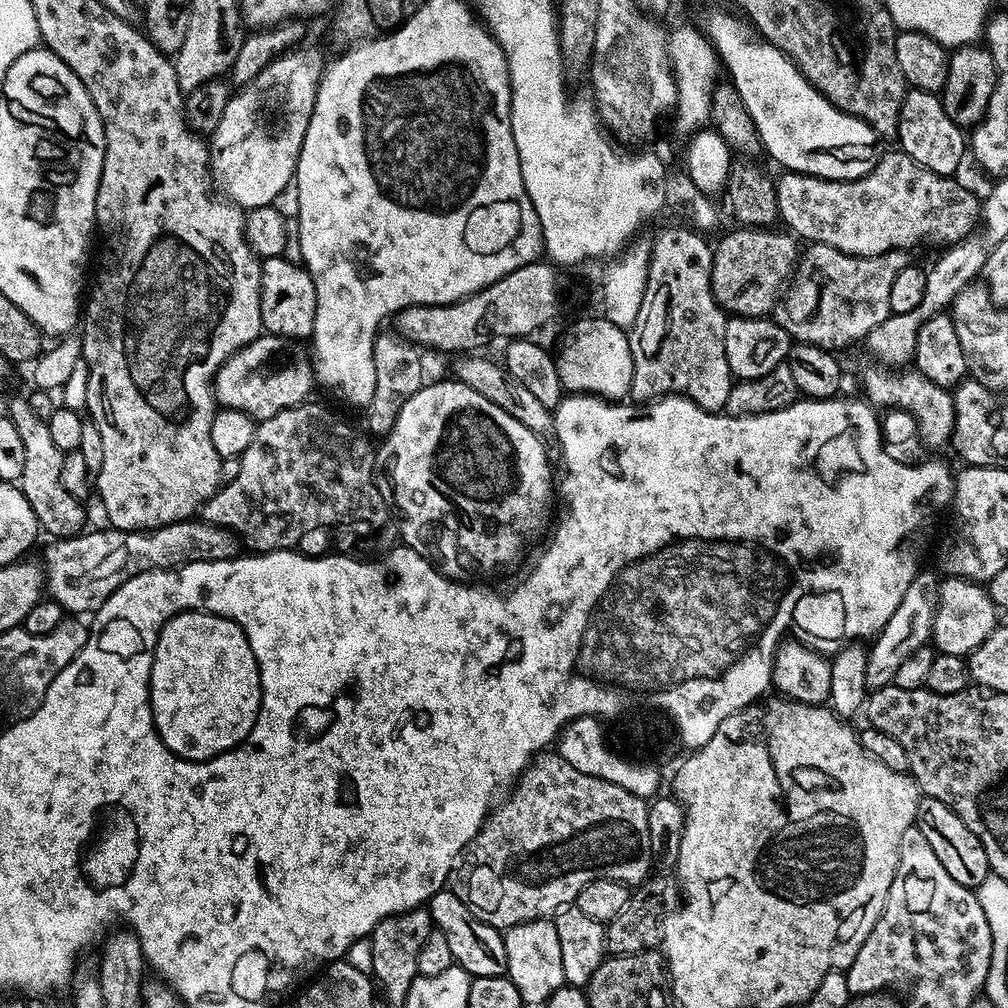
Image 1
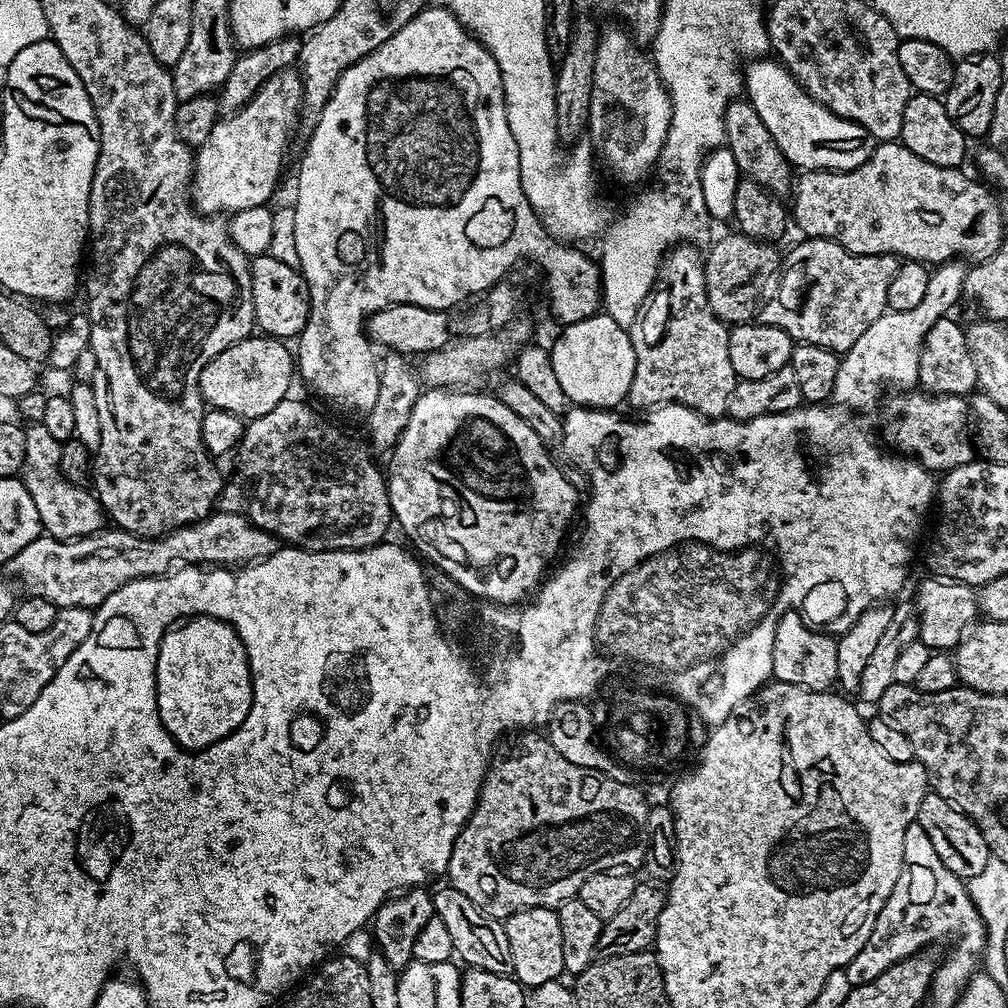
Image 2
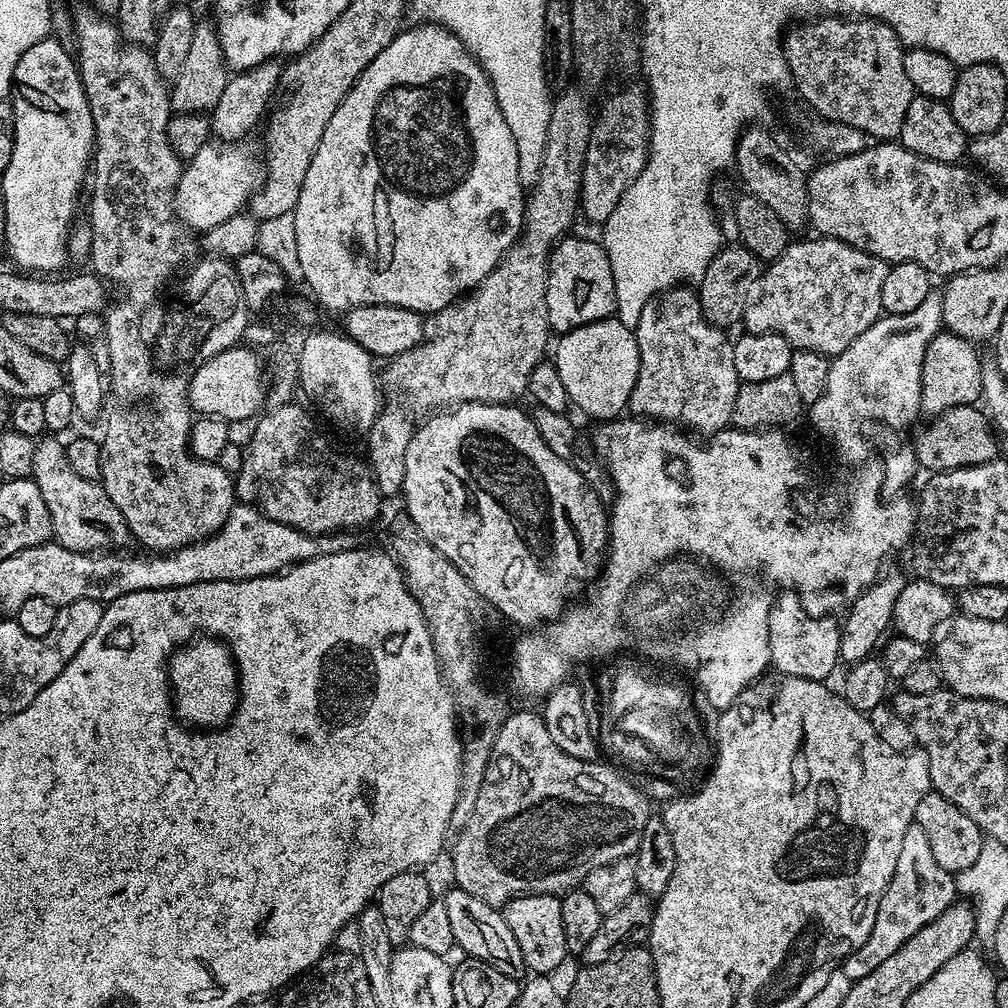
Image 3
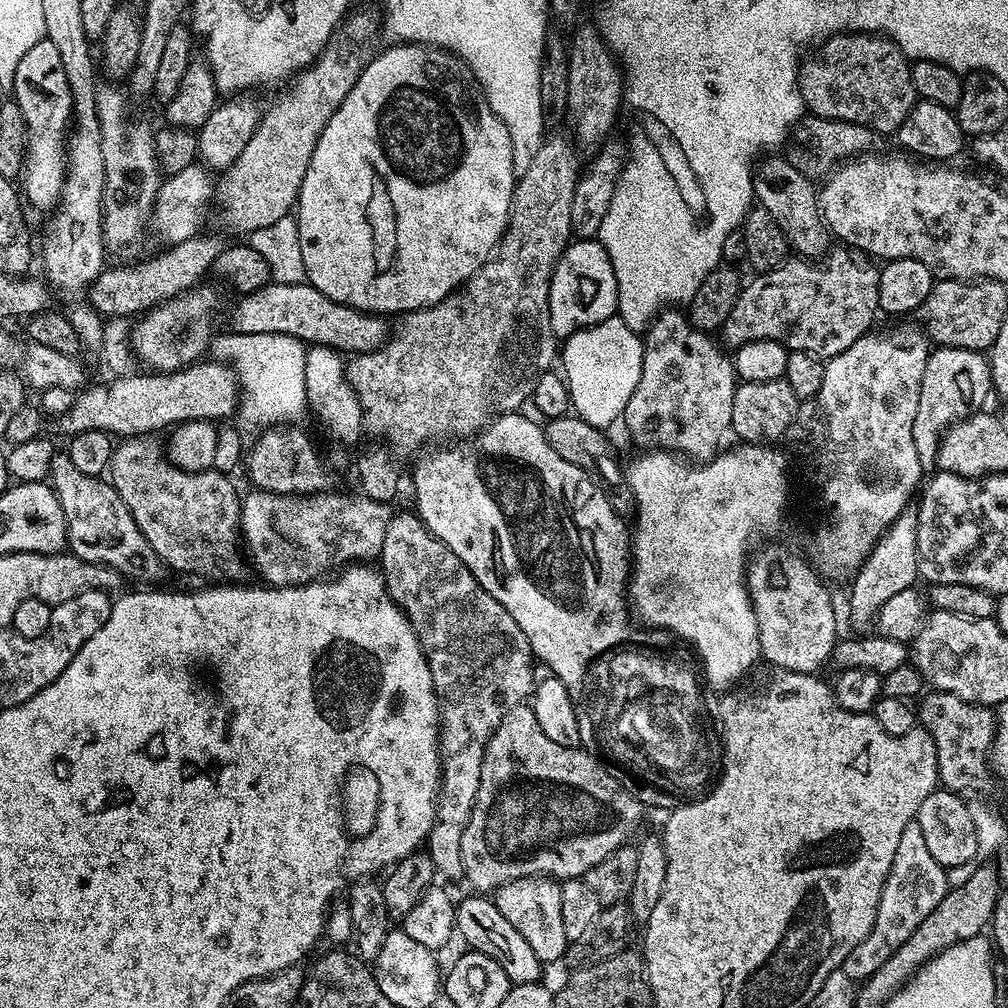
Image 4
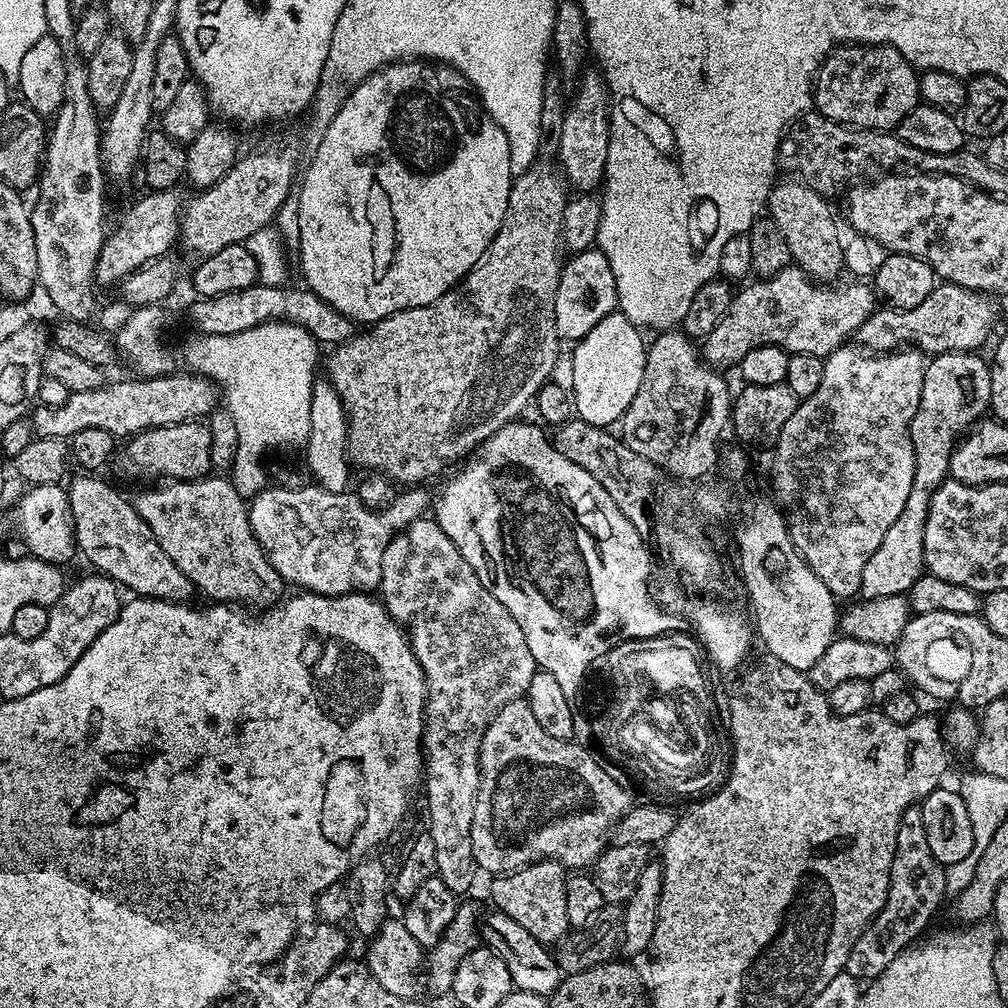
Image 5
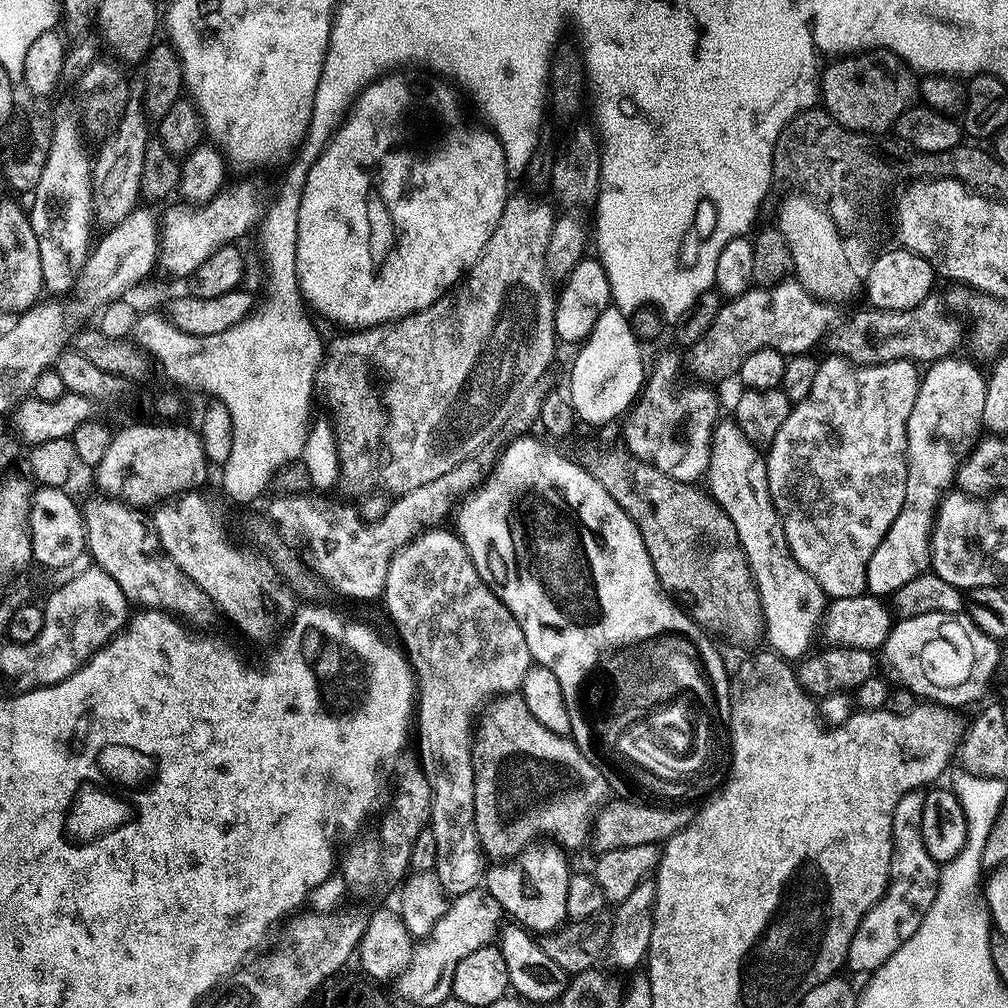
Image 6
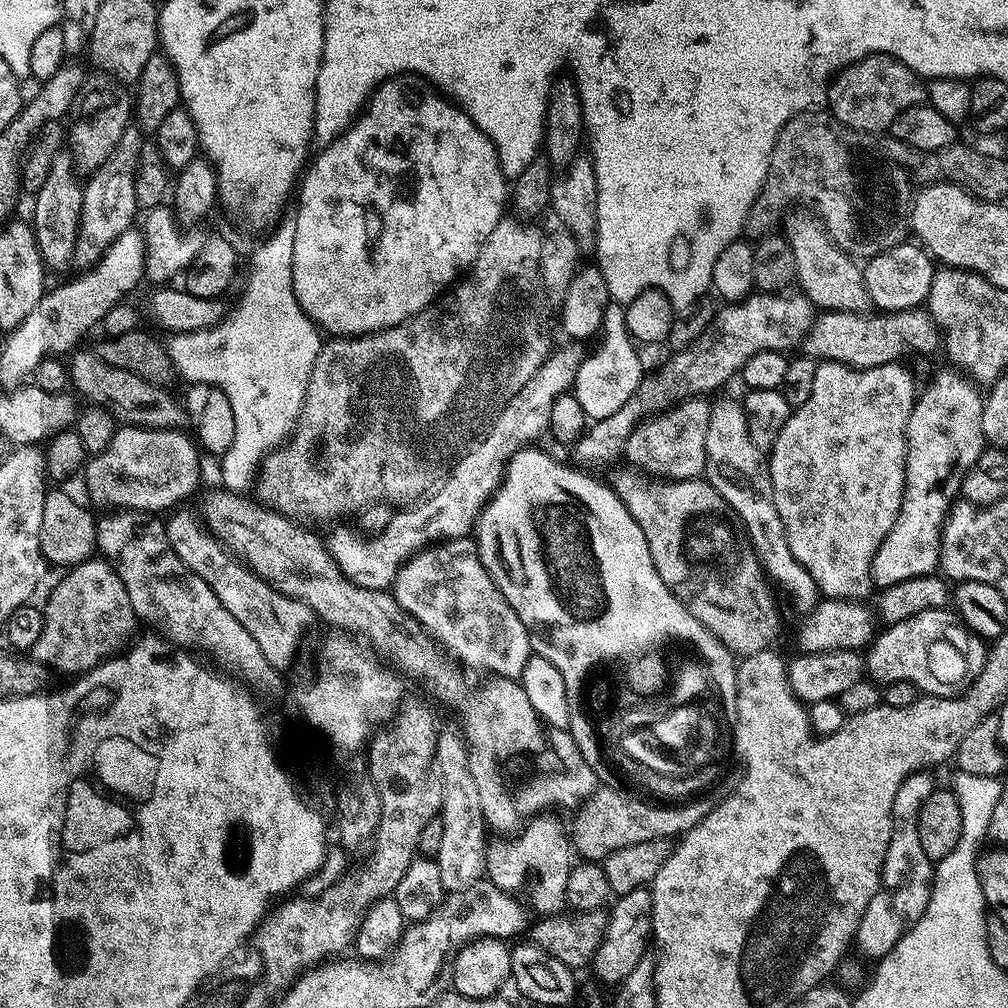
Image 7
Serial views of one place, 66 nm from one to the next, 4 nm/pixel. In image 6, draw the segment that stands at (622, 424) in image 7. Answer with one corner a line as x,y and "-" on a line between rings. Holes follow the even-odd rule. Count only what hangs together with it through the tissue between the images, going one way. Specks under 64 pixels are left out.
795,279
783,280
772,288
752,286
741,296
721,303
710,330
706,330
706,334
702,334
702,338
698,338
698,342
687,349
688,368
700,379
697,381
712,382
708,380
724,380
727,376
735,377
740,371
742,362
746,362
746,358
750,358
754,350
763,348
778,350
784,353
785,357
811,353
812,347
819,339
821,341
825,337
829,329
828,312
830,312
829,305
823,300
815,300
801,284
796,283

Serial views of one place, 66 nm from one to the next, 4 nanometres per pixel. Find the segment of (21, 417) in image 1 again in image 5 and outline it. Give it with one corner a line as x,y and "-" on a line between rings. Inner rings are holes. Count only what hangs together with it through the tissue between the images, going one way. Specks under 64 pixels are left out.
80,474
80,477
66,488
72,519
76,521
76,546
79,555
84,555
96,567
93,569
97,573
107,576
109,580
115,580
117,585
125,589
128,587
137,597
149,596
155,600
173,602
191,601
192,592
194,593
192,580
186,578
186,574
182,574
182,570
174,566
170,554
166,554
166,550
158,546
158,538
154,538
150,526
146,526
144,519
136,513
133,501
129,497
127,500
122,493
115,492
106,481
99,480
100,478
96,474

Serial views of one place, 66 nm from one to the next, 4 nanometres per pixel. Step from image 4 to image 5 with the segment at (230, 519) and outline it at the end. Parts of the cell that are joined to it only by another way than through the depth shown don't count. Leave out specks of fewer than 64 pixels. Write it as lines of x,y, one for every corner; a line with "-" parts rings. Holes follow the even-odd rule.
209,474
203,480
169,479
167,482
145,487
148,488
145,492
134,496
136,513
144,519
146,526
150,526
154,538
158,538
158,546
162,546
166,554
170,554
174,566
178,566
178,570
182,570
182,574
186,574
186,578
190,578
199,591
201,588
209,596
209,601
227,602
233,606
256,604
264,599
275,601
285,595
285,582
278,570
274,570
268,555
264,553
264,547
252,532
246,500
236,491
231,479
224,477
223,480
220,476
223,475

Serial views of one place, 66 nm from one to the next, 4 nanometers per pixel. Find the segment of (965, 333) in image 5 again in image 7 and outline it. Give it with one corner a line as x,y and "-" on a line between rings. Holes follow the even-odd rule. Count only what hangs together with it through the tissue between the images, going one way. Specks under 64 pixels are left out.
909,310
872,315
868,312
821,311
803,338
803,355
817,362
845,364
851,368
873,368
897,363
903,352
932,352
941,347
942,333
927,311

